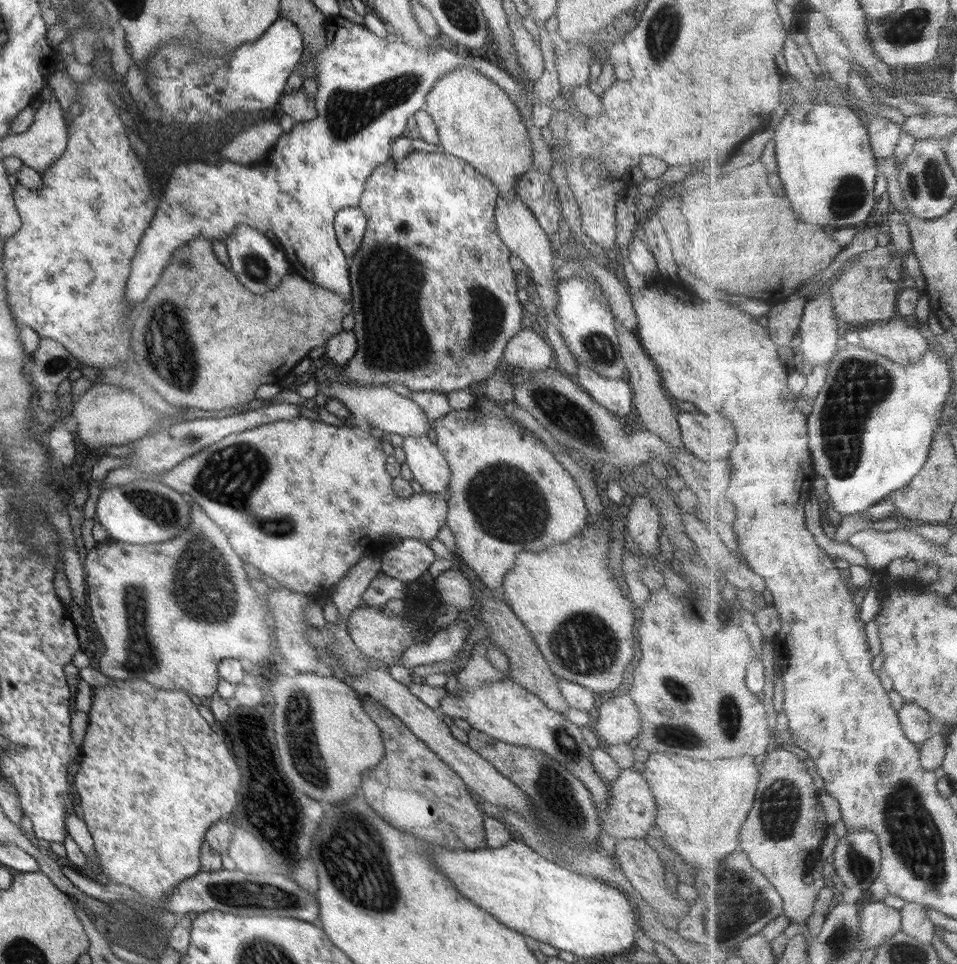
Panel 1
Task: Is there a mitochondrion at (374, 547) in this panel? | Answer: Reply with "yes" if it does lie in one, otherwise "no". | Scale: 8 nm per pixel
no

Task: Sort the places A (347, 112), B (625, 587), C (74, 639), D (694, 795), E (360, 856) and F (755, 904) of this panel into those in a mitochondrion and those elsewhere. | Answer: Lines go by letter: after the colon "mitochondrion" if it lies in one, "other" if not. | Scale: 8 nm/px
A: mitochondrion
B: other
C: other
D: other
E: mitochondrion
F: mitochondrion

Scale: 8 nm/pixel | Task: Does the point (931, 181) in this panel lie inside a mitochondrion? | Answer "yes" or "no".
yes

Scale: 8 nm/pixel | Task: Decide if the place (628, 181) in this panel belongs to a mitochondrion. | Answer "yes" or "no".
no

